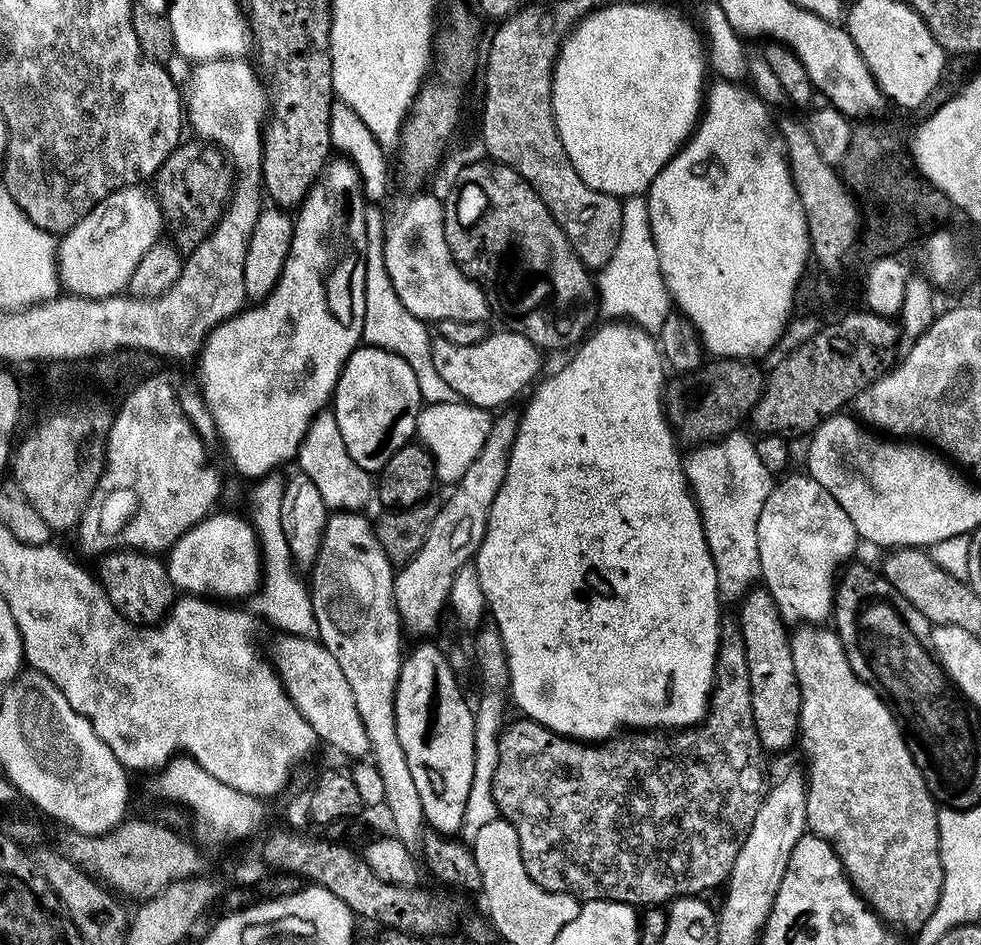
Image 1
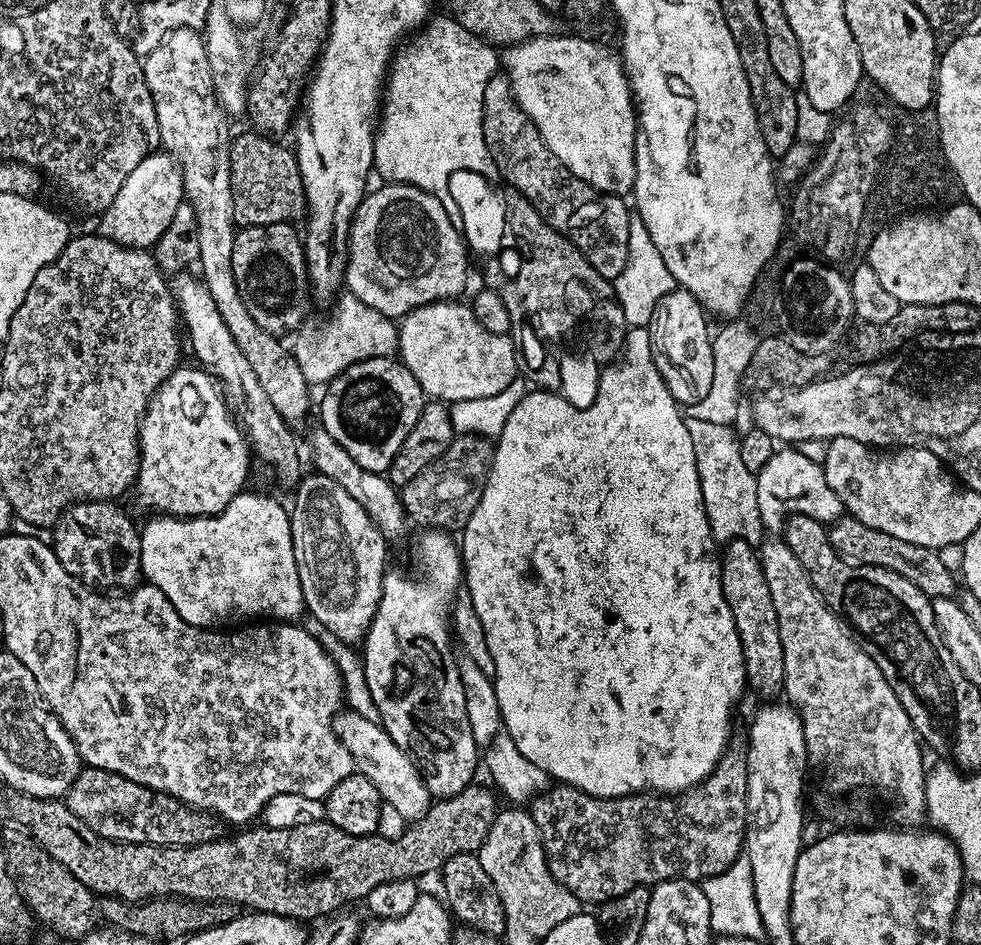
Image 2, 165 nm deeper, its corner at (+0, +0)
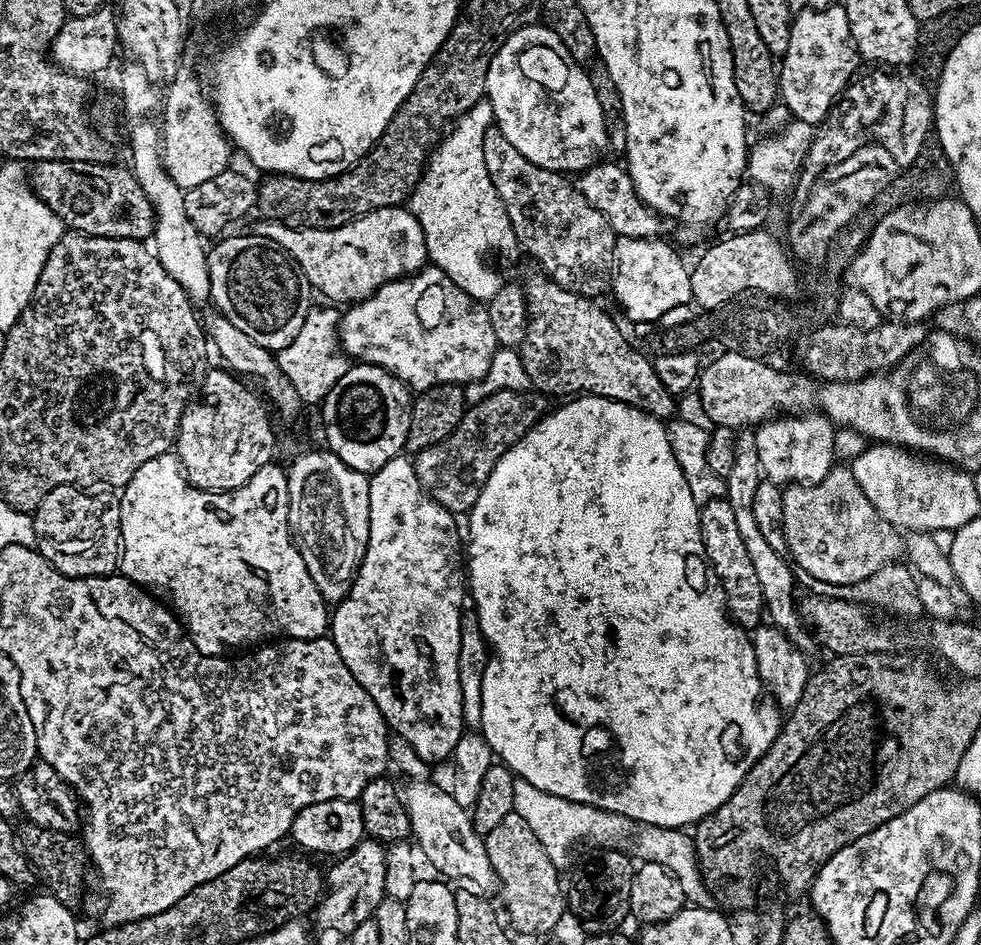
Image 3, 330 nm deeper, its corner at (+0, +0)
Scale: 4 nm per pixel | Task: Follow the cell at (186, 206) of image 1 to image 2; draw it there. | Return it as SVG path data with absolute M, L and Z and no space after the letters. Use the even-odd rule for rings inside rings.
M259 131L244 132L233 137L231 150L231 200L234 202L234 220L237 229L286 224L303 221L308 206L304 179L291 147L275 144L275 139Z

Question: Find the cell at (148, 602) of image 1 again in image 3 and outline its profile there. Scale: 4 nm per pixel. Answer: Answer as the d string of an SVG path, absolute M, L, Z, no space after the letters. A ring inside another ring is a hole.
M74 484L58 486L50 490L46 498L42 498L32 516L32 525L36 531L36 551L46 557L63 576L111 576L119 569L122 551L119 495L108 490L85 490Z

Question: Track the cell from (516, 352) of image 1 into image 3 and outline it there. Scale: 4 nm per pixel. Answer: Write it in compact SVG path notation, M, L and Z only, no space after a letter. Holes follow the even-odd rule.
M425 266L411 276L391 280L365 300L353 303L340 321L340 343L349 357L386 369L412 390L433 388L439 384L465 386L482 379L498 349L487 307L481 301L469 298L450 282L441 268L435 266Z

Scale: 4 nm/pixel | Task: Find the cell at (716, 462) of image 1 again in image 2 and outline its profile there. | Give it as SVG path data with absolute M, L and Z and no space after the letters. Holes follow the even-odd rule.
M697 418L686 419L686 430L690 430L690 442L694 442L702 502L712 539L717 542L745 540L753 546L759 545L762 540L762 525L758 510L756 473L746 470L742 463L742 450L737 433L732 433L733 429L729 426L714 425Z

